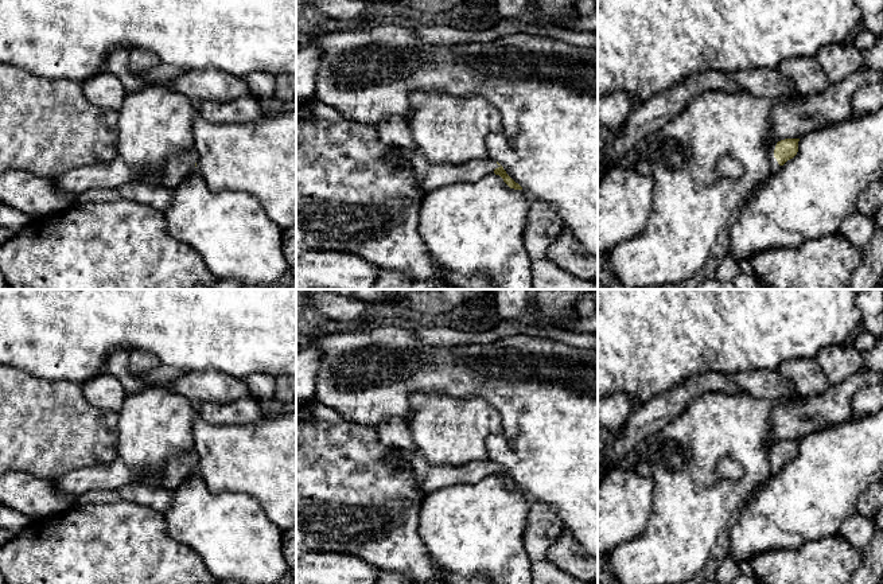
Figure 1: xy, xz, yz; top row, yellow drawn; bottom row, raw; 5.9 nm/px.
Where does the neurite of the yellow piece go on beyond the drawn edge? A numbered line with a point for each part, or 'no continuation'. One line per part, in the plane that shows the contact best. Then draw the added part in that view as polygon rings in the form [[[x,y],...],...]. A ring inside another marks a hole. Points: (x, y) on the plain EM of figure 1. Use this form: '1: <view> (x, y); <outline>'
1: xz (430, 478); [[[397,449],[396,458],[397,464],[408,468],[427,494],[447,486],[475,483],[489,475],[493,475],[495,470],[501,468],[497,463],[489,459],[471,462],[470,464],[462,467],[432,467],[417,449]]]

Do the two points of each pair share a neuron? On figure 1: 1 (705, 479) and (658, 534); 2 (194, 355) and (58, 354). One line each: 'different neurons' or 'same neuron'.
1: same neuron
2: same neuron

